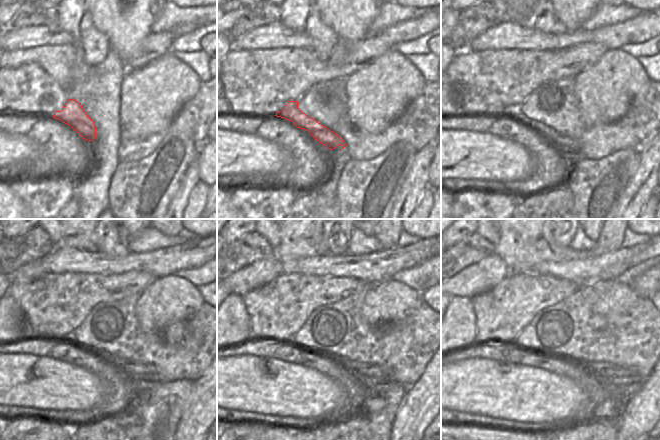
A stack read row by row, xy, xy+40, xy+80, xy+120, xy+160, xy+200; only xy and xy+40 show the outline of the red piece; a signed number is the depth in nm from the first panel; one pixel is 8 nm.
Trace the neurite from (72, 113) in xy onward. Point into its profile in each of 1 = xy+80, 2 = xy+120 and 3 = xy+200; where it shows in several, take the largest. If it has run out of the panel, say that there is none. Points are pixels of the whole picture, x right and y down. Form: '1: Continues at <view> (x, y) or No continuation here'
1: Continues at xy+80 (565, 142)
2: Continues at xy+120 (145, 373)
3: Continues at xy+200 (625, 376)

